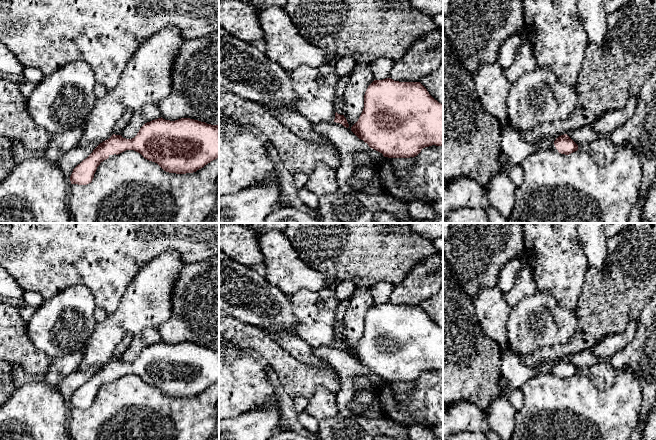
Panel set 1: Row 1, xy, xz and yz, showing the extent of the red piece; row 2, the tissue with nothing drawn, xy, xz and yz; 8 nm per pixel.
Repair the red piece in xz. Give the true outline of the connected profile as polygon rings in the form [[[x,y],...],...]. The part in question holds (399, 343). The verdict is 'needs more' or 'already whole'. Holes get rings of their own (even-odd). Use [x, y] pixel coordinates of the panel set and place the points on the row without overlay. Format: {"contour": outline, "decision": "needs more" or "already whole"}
{"contour": [[[391,302],[374,304],[365,316],[363,335],[351,355],[384,381],[413,382],[425,371],[443,370],[443,328],[435,324],[420,306],[399,306]]], "decision": "already whole"}

